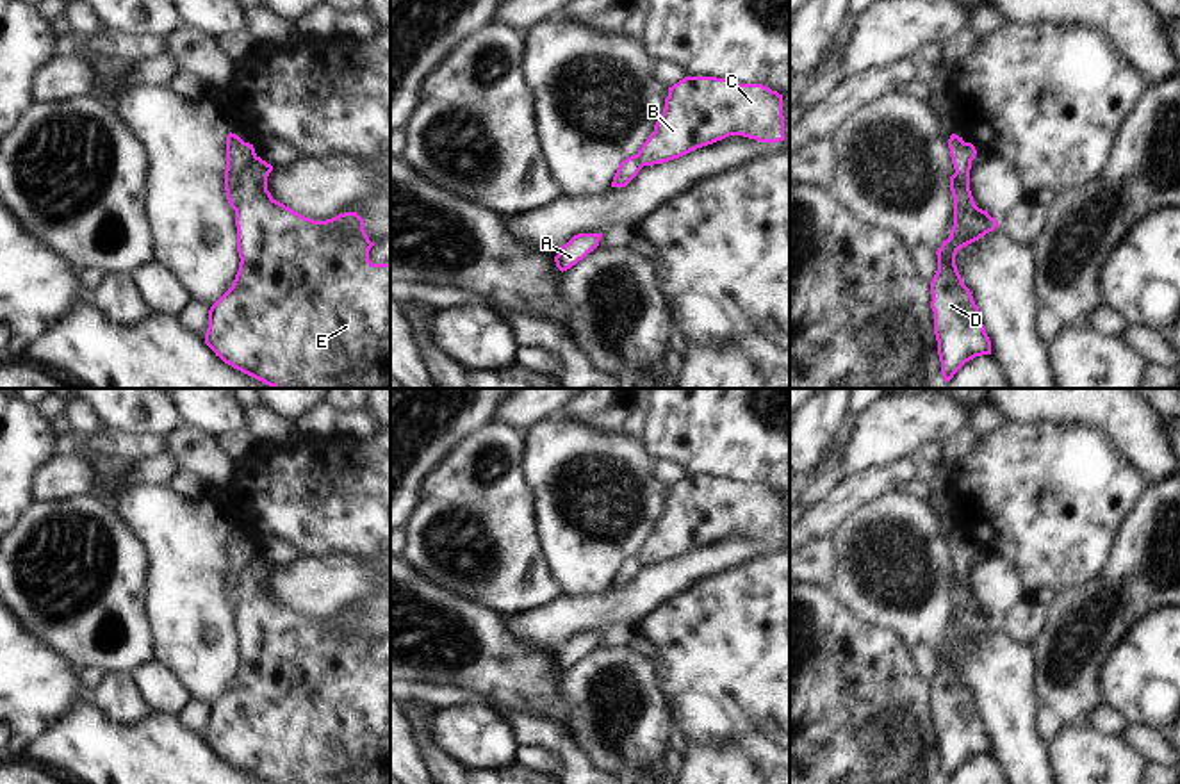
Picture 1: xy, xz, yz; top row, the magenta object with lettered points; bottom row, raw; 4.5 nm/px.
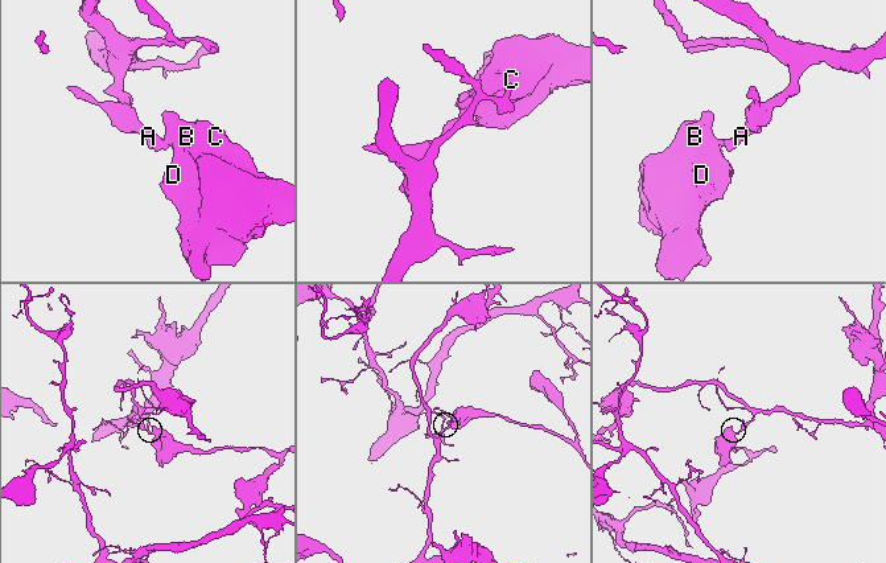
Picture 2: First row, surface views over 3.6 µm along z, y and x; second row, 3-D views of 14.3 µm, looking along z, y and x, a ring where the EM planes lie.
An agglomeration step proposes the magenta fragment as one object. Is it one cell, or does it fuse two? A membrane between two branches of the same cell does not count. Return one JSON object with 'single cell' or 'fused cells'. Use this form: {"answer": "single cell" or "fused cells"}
{"answer": "fused cells"}

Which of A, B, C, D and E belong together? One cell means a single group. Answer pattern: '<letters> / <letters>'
A / B C D E

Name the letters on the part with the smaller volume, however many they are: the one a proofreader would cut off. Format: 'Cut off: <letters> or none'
Cut off: B, C, D, E

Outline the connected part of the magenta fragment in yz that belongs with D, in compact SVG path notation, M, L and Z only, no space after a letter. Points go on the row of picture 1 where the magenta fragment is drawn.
M957 175L950 176L954 196L954 226L938 255L938 271L930 282L930 308L934 312L934 335L945 383L970 360L991 355L991 340L984 330L979 306L955 265L961 248L993 232L998 223L968 212L957 200Z

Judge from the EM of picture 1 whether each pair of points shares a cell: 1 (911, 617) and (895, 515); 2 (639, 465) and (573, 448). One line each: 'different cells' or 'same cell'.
1: same cell
2: same cell

